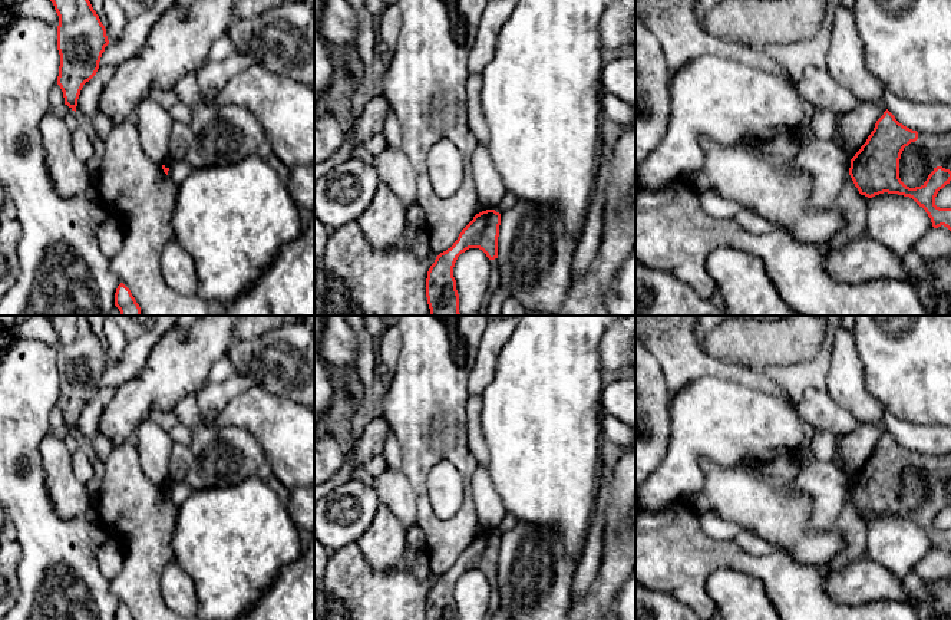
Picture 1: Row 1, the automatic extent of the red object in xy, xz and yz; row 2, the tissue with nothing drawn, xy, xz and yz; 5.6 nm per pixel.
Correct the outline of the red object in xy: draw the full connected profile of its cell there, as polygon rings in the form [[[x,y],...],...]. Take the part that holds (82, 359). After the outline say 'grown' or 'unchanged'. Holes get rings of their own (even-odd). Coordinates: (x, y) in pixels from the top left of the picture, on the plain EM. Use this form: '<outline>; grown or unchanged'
[[[85,316],[47,317],[59,337],[57,406],[63,413],[65,426],[76,433],[80,412],[96,396],[109,362],[105,347]]]; unchanged

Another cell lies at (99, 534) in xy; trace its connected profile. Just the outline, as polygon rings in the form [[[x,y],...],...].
[[[93,521],[90,527],[90,537],[96,545],[100,545],[110,537],[110,532],[105,528],[103,522]]]

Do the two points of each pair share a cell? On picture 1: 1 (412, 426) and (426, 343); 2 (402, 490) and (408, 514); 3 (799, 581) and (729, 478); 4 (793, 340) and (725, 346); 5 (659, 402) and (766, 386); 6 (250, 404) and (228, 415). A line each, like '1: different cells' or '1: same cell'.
1: same cell
2: same cell
3: different cells
4: same cell
5: different cells
6: same cell

